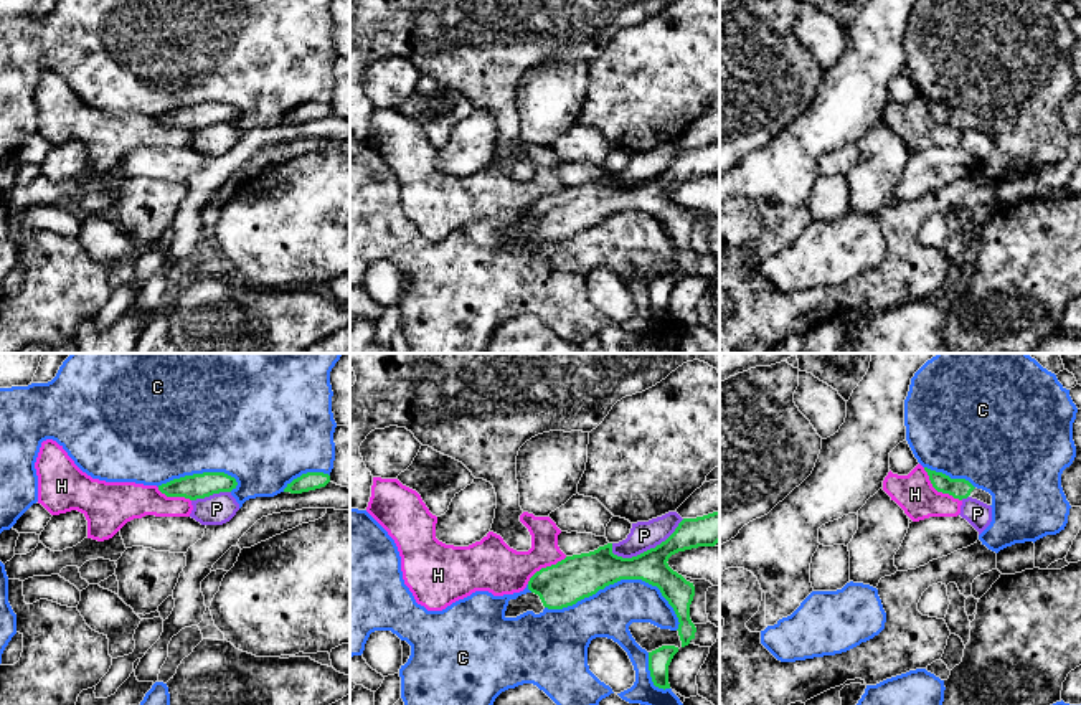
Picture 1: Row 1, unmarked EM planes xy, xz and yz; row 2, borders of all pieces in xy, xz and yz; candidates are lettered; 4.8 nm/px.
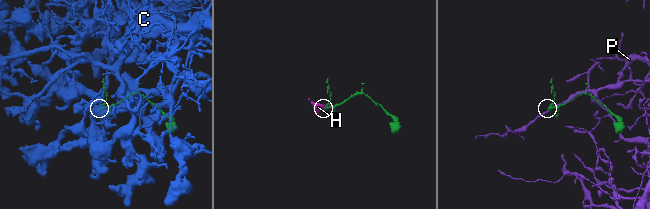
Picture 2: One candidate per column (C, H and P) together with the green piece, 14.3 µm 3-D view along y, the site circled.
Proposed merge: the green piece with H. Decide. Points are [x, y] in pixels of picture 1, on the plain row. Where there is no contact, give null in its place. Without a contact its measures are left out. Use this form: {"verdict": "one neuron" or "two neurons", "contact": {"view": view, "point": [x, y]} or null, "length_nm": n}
{"verdict": "two neurons", "contact": {"view": "yz", "point": [938, 121]}, "length_nm": 260}

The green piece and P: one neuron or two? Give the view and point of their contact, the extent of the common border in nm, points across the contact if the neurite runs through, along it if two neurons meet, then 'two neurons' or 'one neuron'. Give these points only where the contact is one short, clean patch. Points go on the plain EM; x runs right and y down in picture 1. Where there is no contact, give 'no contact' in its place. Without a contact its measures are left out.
xz (647, 180) | 400 nm | two neurons

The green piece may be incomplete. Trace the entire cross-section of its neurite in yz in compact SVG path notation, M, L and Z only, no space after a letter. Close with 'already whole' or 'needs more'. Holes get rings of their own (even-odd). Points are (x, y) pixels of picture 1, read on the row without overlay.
M924 97L924 101L928 102L929 111L937 122L949 124L959 130L972 127L987 135L992 135L992 125L982 119L974 117L969 111L951 109L949 106L931 101L928 97Z; needs more

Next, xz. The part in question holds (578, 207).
M720 140L683 149L665 172L632 188L614 185L612 173L589 183L566 187L536 201L528 211L530 221L508 231L505 248L517 248L526 241L540 244L545 238L563 239L621 210L642 210L657 216L673 238L680 253L677 261L685 277L696 263L690 249L695 216L673 201L667 192L678 182L715 177L718 172Z; needs more

